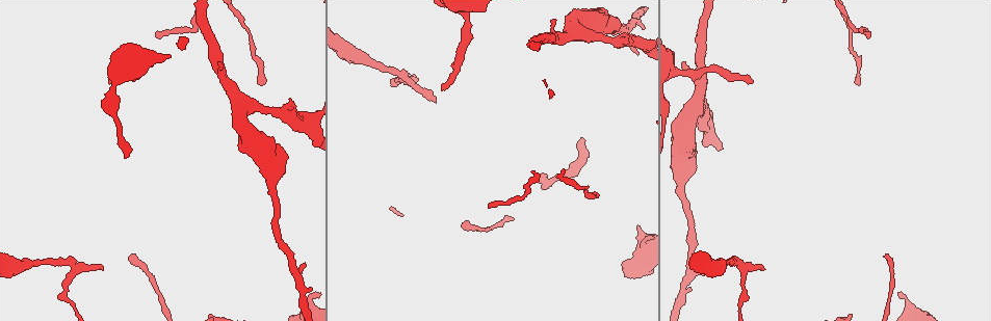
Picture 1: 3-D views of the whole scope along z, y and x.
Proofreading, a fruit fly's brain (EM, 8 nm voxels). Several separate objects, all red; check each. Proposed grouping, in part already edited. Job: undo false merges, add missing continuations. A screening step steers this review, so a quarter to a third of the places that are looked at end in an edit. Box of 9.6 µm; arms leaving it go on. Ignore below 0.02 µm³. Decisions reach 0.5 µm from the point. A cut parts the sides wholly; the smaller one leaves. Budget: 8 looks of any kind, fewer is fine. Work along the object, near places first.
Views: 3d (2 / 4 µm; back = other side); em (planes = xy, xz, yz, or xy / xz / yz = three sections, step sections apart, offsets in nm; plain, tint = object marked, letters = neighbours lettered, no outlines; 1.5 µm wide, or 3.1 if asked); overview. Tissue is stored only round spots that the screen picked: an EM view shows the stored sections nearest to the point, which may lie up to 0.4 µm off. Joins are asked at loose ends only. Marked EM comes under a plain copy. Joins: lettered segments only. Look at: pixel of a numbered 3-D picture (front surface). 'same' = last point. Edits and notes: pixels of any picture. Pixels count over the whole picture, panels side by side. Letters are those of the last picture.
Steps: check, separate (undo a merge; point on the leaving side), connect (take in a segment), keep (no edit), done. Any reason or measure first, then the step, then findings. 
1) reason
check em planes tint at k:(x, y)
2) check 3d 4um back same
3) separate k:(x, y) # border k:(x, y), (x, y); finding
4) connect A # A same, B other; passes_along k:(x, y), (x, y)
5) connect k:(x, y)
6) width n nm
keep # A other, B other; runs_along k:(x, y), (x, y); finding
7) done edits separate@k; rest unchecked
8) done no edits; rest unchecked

thick turns thin
check 3d 4um at 1:(680, 186)

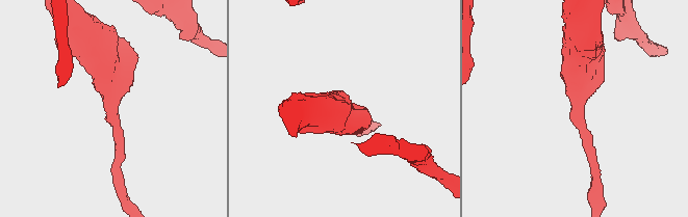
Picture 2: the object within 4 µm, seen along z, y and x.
check em xy step 4 tint at 2:(112, 108)

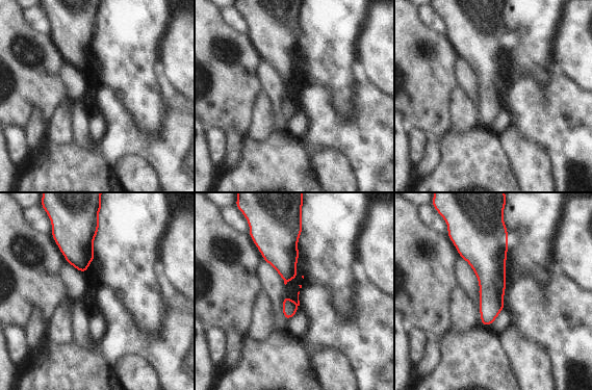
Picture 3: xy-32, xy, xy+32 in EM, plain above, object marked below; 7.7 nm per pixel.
what lies round it
check em xy step 4 letters same

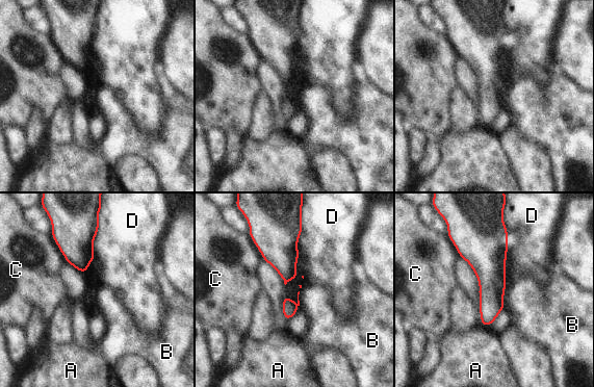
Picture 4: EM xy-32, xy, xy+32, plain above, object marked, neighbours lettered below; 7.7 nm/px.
width 100 nm
keep # A other, B other, C other, D other; border 4:(506, 286), (504, 305); continuous, no second neuron

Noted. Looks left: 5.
branch stops here
check 3d 2um at 1:(109, 81)

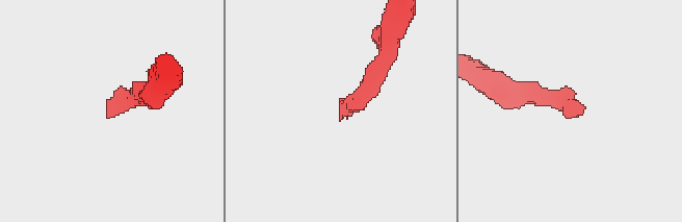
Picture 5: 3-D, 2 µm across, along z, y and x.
need the tissue
check em xz step 8 letters at 5:(108, 112)

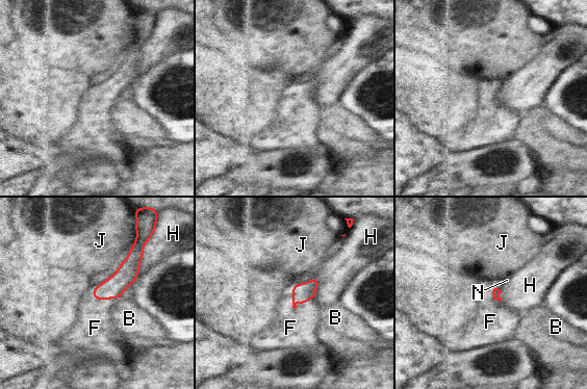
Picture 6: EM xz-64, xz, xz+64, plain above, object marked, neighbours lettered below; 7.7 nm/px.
connect F # B other, F same, H other, J other, N other; the neuron continues

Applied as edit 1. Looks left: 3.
free end
check em planes tint at 1:(436, 103)

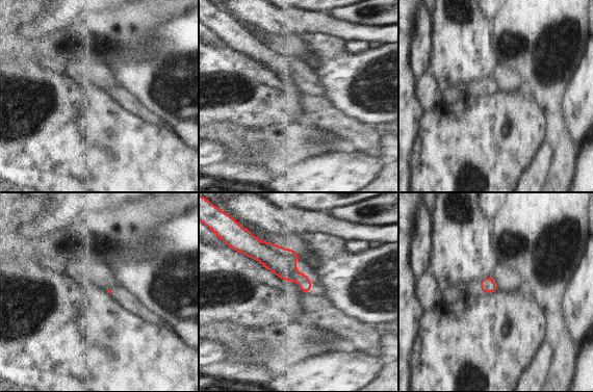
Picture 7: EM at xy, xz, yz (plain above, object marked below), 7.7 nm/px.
check em planes letters same

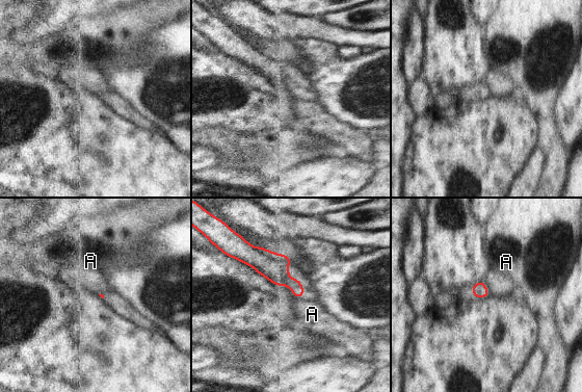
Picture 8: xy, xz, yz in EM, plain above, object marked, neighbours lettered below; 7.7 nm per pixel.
keep # A other; border 8:(297, 297), (302, 298); no lettered segment goes on from it

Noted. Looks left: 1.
done edits connect@6; rest unchecked

